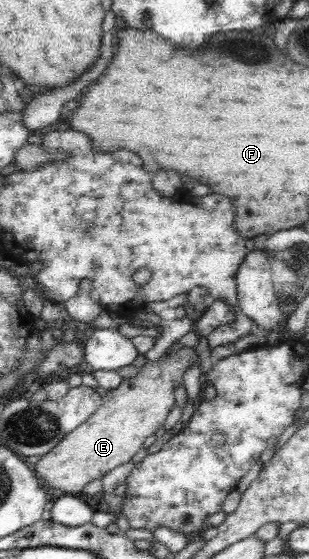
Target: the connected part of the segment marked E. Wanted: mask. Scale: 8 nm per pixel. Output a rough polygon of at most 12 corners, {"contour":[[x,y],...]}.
{"contour":[[190,345],[147,360],[34,472],[77,495],[164,427]]}

